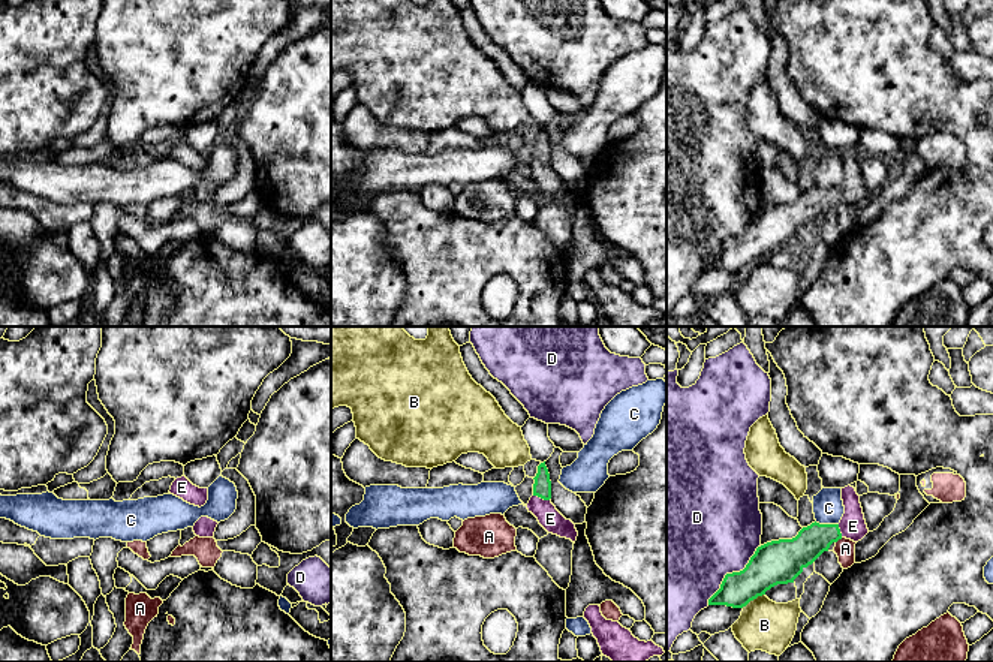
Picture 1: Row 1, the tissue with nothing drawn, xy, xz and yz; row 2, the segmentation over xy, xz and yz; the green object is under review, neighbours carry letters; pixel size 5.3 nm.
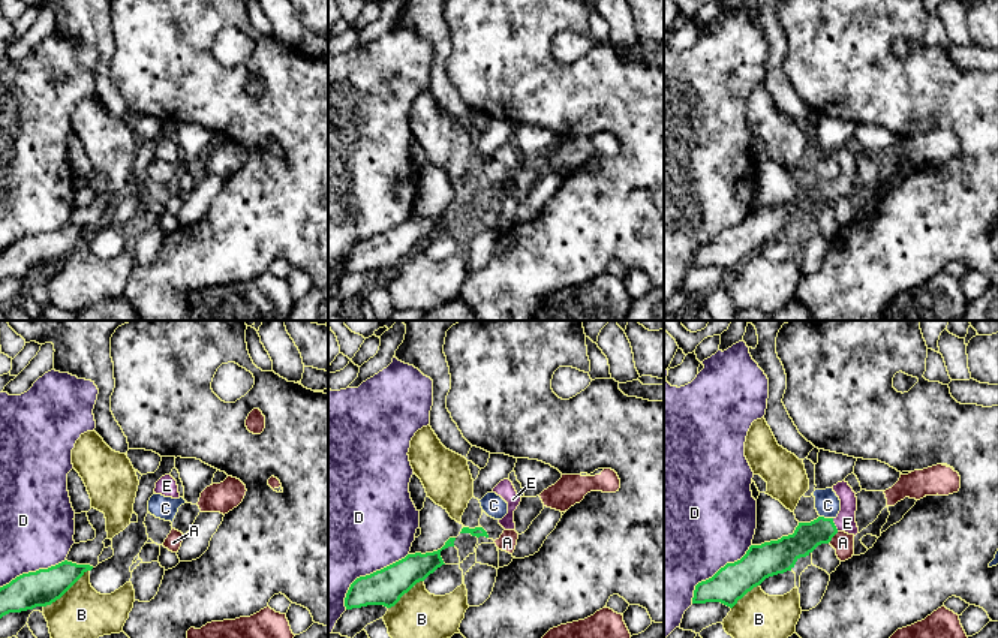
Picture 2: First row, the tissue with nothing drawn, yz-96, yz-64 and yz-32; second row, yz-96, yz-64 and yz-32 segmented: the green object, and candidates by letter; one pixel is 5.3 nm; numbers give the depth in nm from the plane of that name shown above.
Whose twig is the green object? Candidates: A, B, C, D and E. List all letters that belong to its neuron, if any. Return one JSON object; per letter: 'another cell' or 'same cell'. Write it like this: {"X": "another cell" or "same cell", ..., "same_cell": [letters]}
{"A": "another cell", "B": "another cell", "C": "another cell", "D": "another cell", "E": "same cell", "same_cell": ["E"]}

